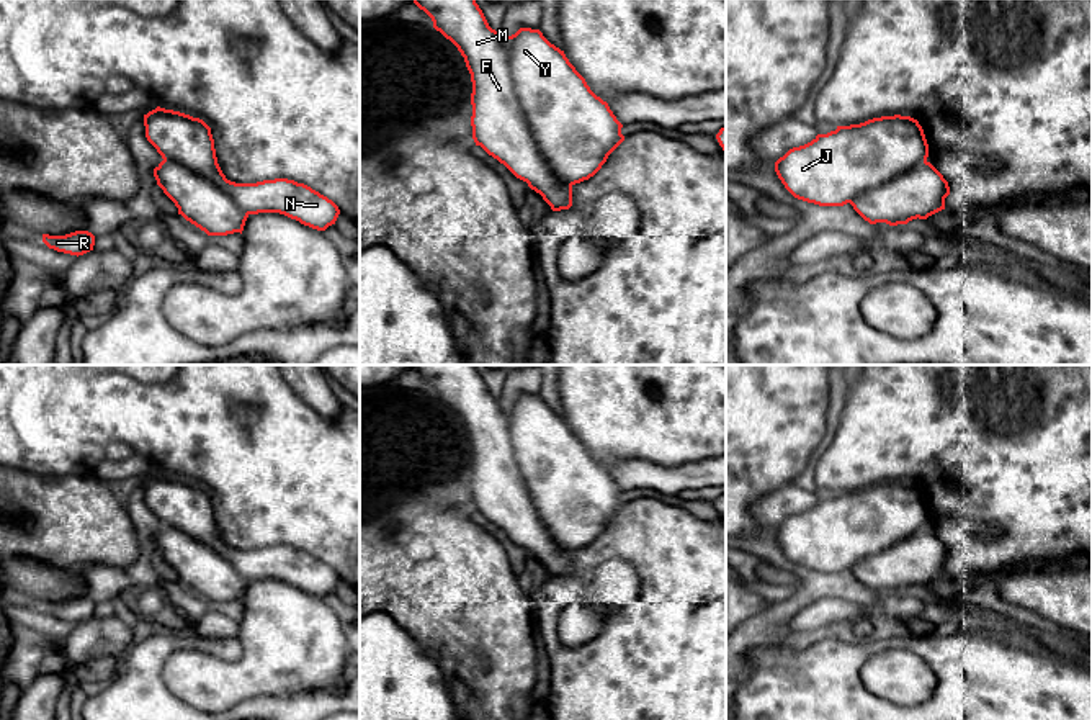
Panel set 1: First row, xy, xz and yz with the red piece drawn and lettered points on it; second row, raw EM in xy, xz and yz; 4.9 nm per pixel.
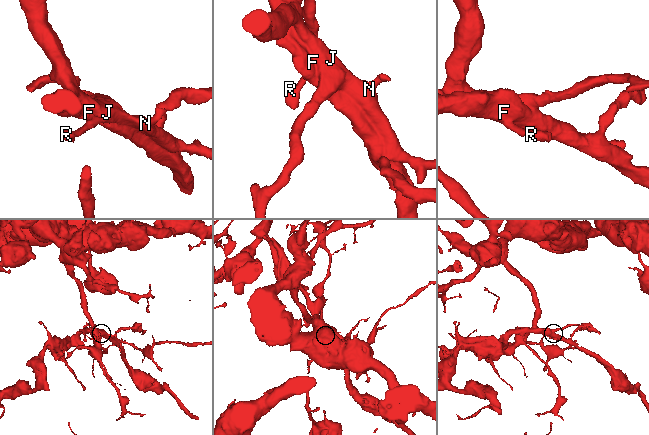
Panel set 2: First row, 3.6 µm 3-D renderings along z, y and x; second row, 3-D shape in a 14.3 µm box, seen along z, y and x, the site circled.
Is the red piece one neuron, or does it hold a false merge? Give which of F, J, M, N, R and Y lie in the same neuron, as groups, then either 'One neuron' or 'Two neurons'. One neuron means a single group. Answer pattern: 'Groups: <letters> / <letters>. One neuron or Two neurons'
Groups: F M / J N R Y. Two neurons

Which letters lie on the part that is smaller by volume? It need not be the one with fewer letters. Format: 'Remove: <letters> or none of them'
Remove: F, M

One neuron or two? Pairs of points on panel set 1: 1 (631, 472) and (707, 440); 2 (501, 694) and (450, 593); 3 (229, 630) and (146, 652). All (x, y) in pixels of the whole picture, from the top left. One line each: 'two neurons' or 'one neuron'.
1: two neurons
2: one neuron
3: two neurons

